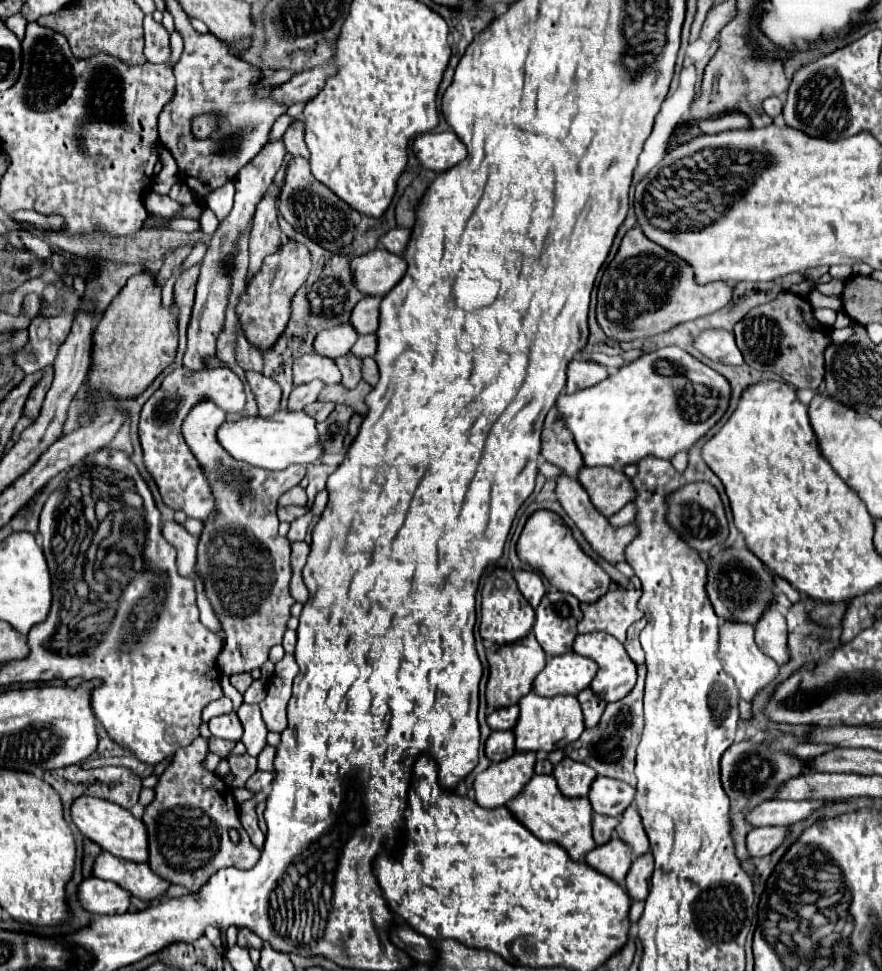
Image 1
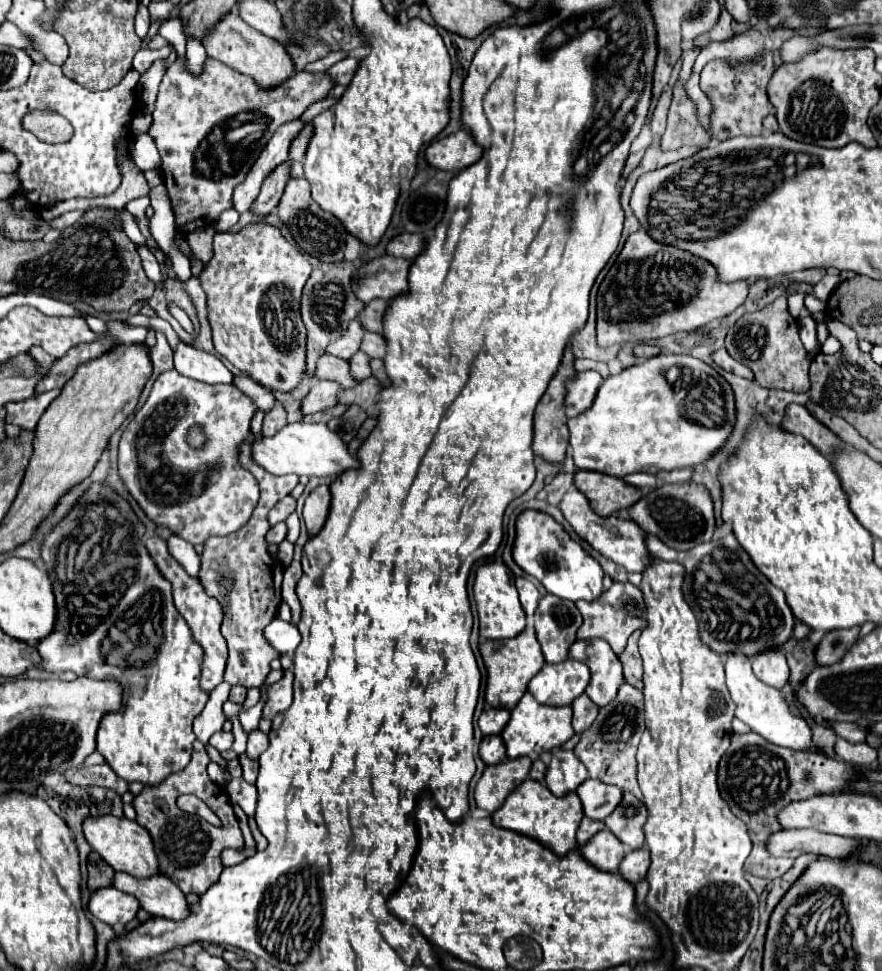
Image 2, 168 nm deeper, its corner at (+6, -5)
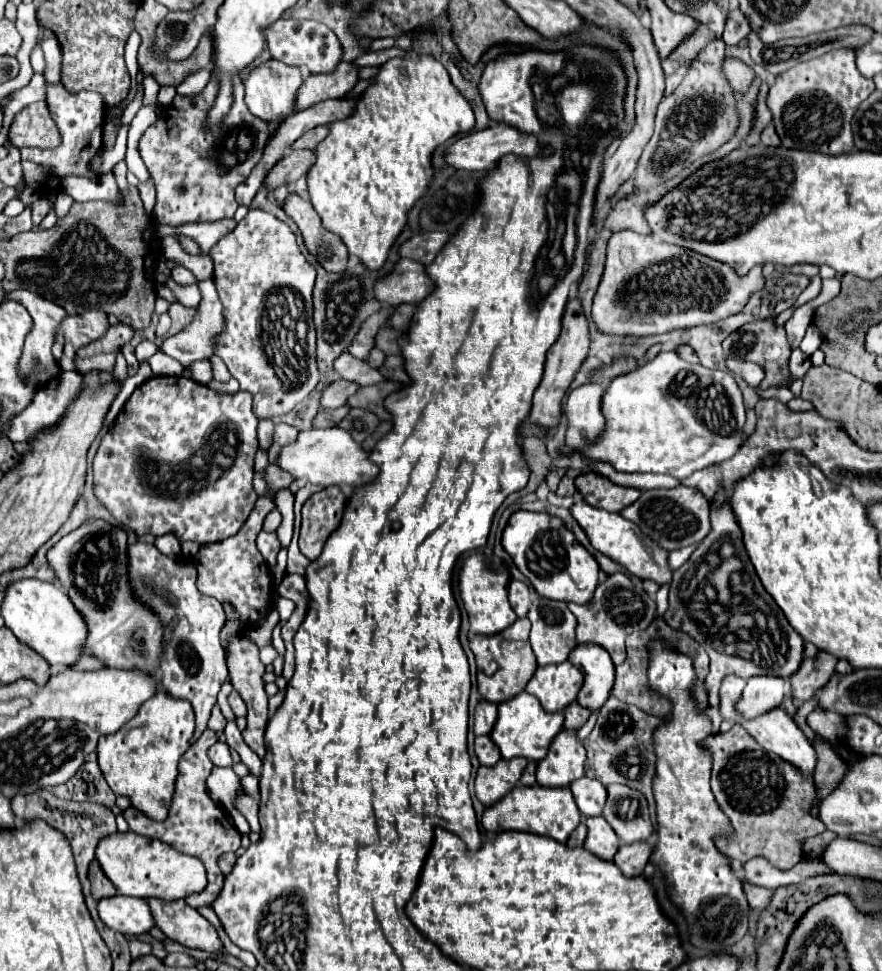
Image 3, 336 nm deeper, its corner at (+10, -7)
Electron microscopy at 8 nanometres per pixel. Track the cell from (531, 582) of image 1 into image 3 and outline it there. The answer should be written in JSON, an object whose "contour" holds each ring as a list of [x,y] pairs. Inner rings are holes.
{"contour":[[[512,581],[508,589],[508,597],[510,597],[510,605],[516,611],[516,615],[526,617],[530,609],[530,589],[522,581]]]}

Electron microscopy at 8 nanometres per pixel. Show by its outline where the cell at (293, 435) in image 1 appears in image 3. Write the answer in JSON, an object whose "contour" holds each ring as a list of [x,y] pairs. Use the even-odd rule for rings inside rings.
{"contour":[[[338,427],[300,431],[294,443],[282,447],[276,465],[282,471],[288,471],[294,479],[304,479],[322,487],[342,485],[342,483],[350,487],[360,487],[370,483],[378,475],[378,467],[370,463],[364,449],[350,437],[350,433]]]}

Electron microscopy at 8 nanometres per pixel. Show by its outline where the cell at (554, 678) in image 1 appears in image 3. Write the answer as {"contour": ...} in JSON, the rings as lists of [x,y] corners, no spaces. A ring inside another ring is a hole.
{"contour":[[[570,661],[538,667],[526,685],[530,695],[536,695],[546,711],[564,711],[582,687],[582,671]]]}

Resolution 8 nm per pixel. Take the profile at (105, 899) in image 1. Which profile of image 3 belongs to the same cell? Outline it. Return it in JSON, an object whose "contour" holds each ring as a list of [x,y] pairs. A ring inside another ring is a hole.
{"contour":[[[114,895],[98,901],[98,915],[110,929],[128,935],[140,935],[150,931],[154,919],[144,899]]]}

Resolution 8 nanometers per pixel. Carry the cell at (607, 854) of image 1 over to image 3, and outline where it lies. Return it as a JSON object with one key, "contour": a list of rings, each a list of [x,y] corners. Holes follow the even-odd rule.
{"contour":[[[590,817],[586,819],[588,825],[588,837],[584,841],[584,847],[594,853],[596,857],[604,859],[604,861],[612,861],[614,853],[618,853],[620,841],[616,837],[616,833],[610,829],[610,825],[606,825],[604,817]]]}

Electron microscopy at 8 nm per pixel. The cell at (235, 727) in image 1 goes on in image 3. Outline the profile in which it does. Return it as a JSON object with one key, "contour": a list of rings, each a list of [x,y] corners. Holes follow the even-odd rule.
{"contour":[[[216,741],[214,747],[210,747],[210,753],[208,753],[210,761],[214,765],[220,765],[220,767],[230,767],[232,765],[232,757],[230,757],[230,747],[222,741]]]}

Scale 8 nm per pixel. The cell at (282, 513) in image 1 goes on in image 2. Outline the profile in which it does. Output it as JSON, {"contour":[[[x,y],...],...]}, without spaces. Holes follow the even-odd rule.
{"contour":[[[278,523],[278,525],[270,527],[270,531],[266,533],[268,545],[280,545],[284,539],[286,539],[286,523]]]}

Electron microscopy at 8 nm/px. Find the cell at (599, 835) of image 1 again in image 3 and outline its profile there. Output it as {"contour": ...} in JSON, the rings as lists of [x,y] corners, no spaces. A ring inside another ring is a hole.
{"contour":[[[582,819],[580,825],[572,831],[572,835],[570,835],[570,839],[568,839],[566,845],[570,845],[570,847],[582,847],[584,841],[586,841],[586,833],[588,833],[588,829],[586,829],[586,823]]]}

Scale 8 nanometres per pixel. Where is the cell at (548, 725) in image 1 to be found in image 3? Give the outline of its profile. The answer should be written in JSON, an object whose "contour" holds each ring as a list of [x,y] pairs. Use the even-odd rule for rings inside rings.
{"contour":[[[522,691],[510,701],[504,701],[498,705],[498,723],[494,725],[490,737],[498,745],[500,753],[504,759],[514,759],[514,757],[526,757],[540,761],[546,757],[550,743],[554,737],[562,731],[564,727],[564,715],[562,713],[546,713],[538,701],[538,697]]]}

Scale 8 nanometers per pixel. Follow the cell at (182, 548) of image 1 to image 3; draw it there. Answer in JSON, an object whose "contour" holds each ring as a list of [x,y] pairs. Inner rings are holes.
{"contour":[[[134,543],[128,547],[128,557],[130,557],[130,581],[134,585],[134,593],[140,601],[146,601],[146,605],[150,605],[162,619],[164,625],[164,657],[162,657],[162,665],[160,665],[160,673],[162,673],[162,681],[164,681],[164,689],[174,695],[174,697],[182,697],[188,699],[194,707],[196,713],[196,733],[192,737],[192,743],[200,737],[200,733],[206,729],[206,721],[210,717],[212,707],[216,705],[216,695],[220,691],[220,687],[224,685],[224,681],[228,681],[228,669],[226,669],[226,655],[222,653],[222,643],[218,641],[218,633],[222,631],[222,621],[226,621],[226,613],[220,601],[216,601],[214,597],[202,595],[196,589],[196,567],[194,563],[182,563],[182,561],[174,561],[166,555],[162,555],[156,545],[152,543]]]}

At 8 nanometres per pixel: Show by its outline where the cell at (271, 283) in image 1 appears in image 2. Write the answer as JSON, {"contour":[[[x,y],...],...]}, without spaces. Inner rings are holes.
{"contour":[[[248,223],[238,233],[214,235],[214,257],[200,275],[208,297],[208,319],[216,351],[270,391],[290,393],[306,375],[306,327],[300,315],[300,297],[310,273],[310,261],[282,237],[280,229],[268,223]]]}

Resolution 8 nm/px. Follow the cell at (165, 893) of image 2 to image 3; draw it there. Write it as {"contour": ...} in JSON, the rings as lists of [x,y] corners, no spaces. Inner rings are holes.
{"contour":[[[150,897],[146,901],[156,925],[168,939],[178,941],[184,947],[206,949],[210,953],[224,951],[212,923],[184,901],[162,901],[156,897]]]}

